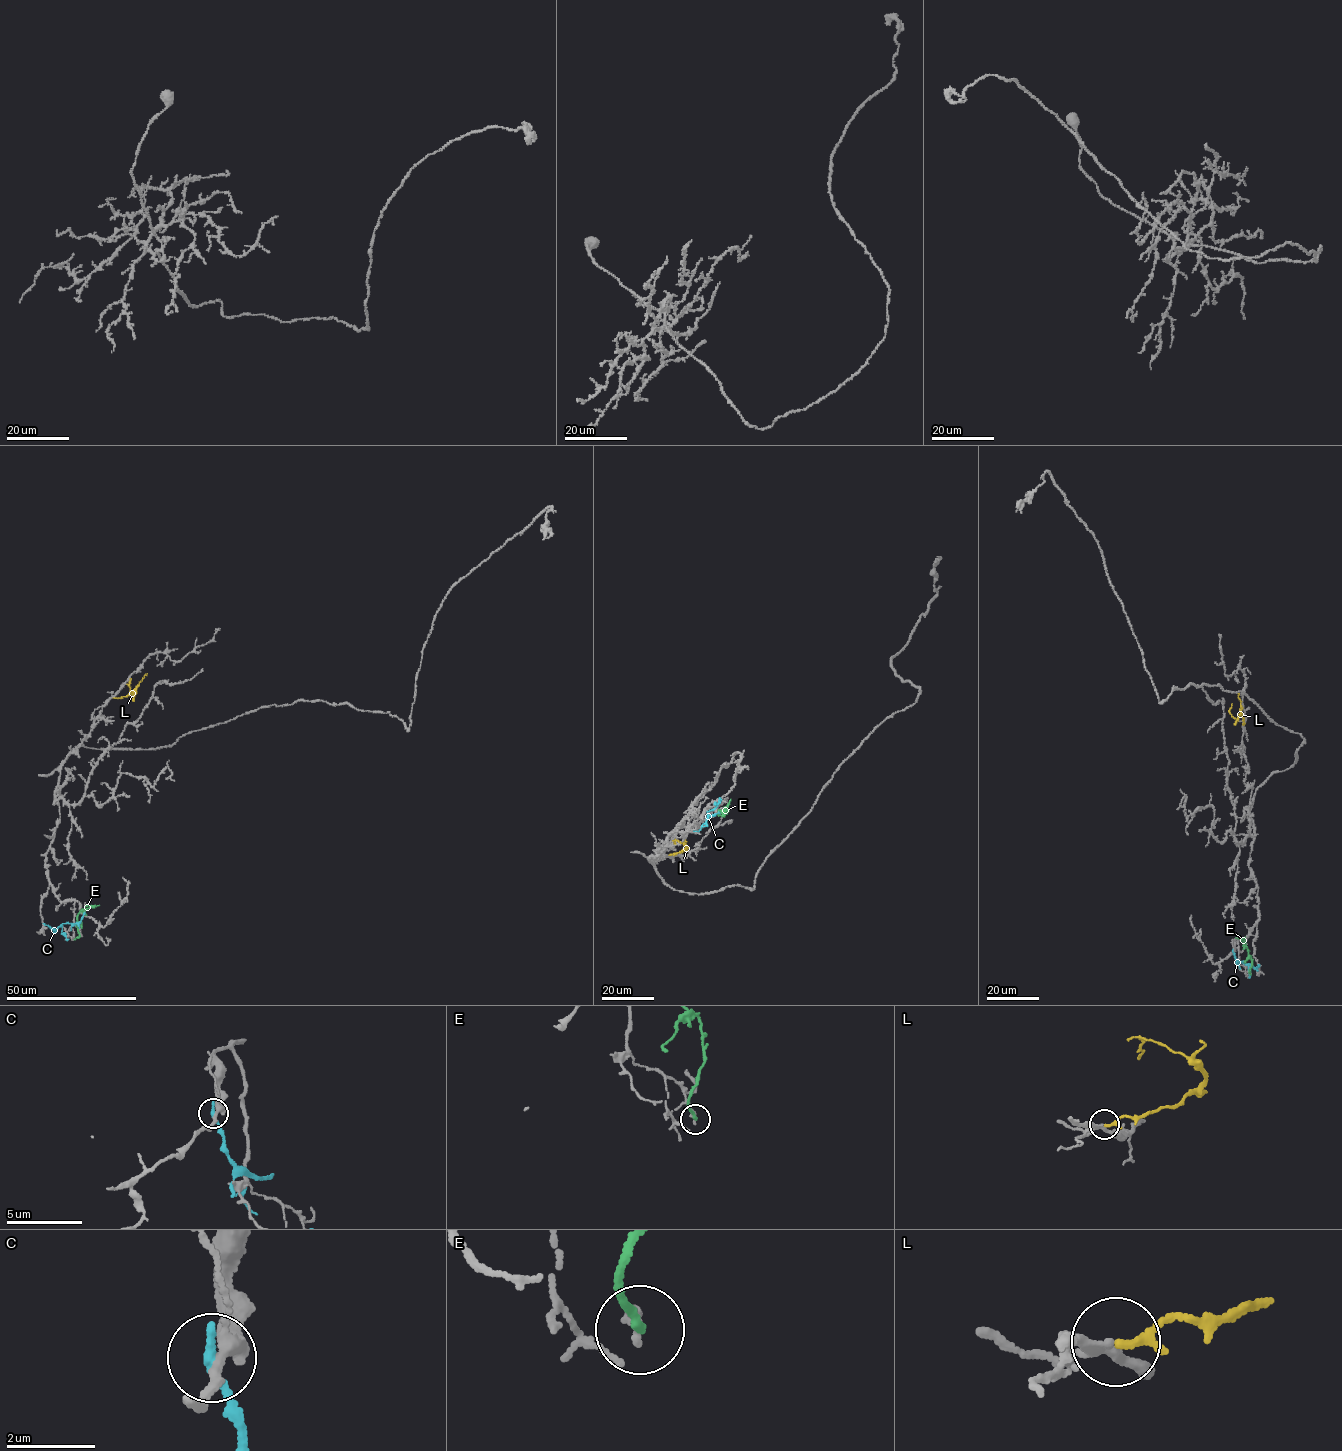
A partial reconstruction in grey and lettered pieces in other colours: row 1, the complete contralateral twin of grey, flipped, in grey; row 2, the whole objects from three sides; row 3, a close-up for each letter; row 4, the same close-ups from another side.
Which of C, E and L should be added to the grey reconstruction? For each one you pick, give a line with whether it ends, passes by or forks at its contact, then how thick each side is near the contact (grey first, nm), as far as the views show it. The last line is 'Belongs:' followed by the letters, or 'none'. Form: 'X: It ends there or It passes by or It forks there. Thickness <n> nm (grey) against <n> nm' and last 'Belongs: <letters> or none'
L: It ends there. Thickness 180 nm (grey) against 190 nm
Belongs: L

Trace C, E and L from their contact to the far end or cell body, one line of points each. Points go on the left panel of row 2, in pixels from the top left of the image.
C: (84, 913), (75, 924), (63, 923), (54, 929), (43, 923)
E: (74, 939), (79, 935), (76, 915), (83, 909), (99, 904)
L: (112, 698), (135, 693), (132, 695), (130, 691), (131, 678)

